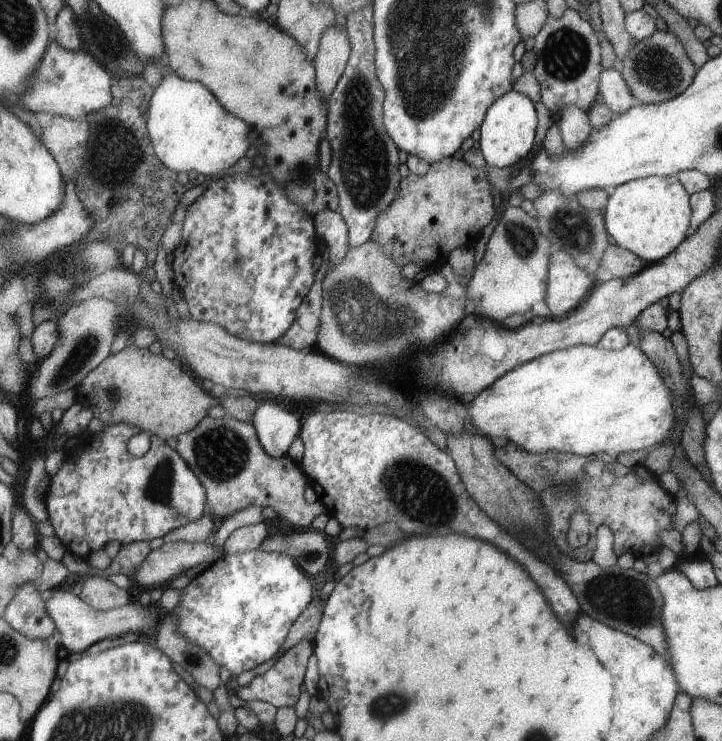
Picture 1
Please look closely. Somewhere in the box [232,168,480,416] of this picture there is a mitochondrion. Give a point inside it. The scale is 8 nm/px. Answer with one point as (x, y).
(356, 303)

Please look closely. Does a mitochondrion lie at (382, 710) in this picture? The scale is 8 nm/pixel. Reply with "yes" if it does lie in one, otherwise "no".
yes

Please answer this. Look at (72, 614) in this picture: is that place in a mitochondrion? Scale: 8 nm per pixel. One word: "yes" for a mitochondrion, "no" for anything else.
no

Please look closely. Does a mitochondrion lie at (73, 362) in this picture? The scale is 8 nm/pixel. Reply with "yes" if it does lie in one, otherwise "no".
yes

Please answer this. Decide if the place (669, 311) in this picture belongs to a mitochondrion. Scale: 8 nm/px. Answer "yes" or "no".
no

